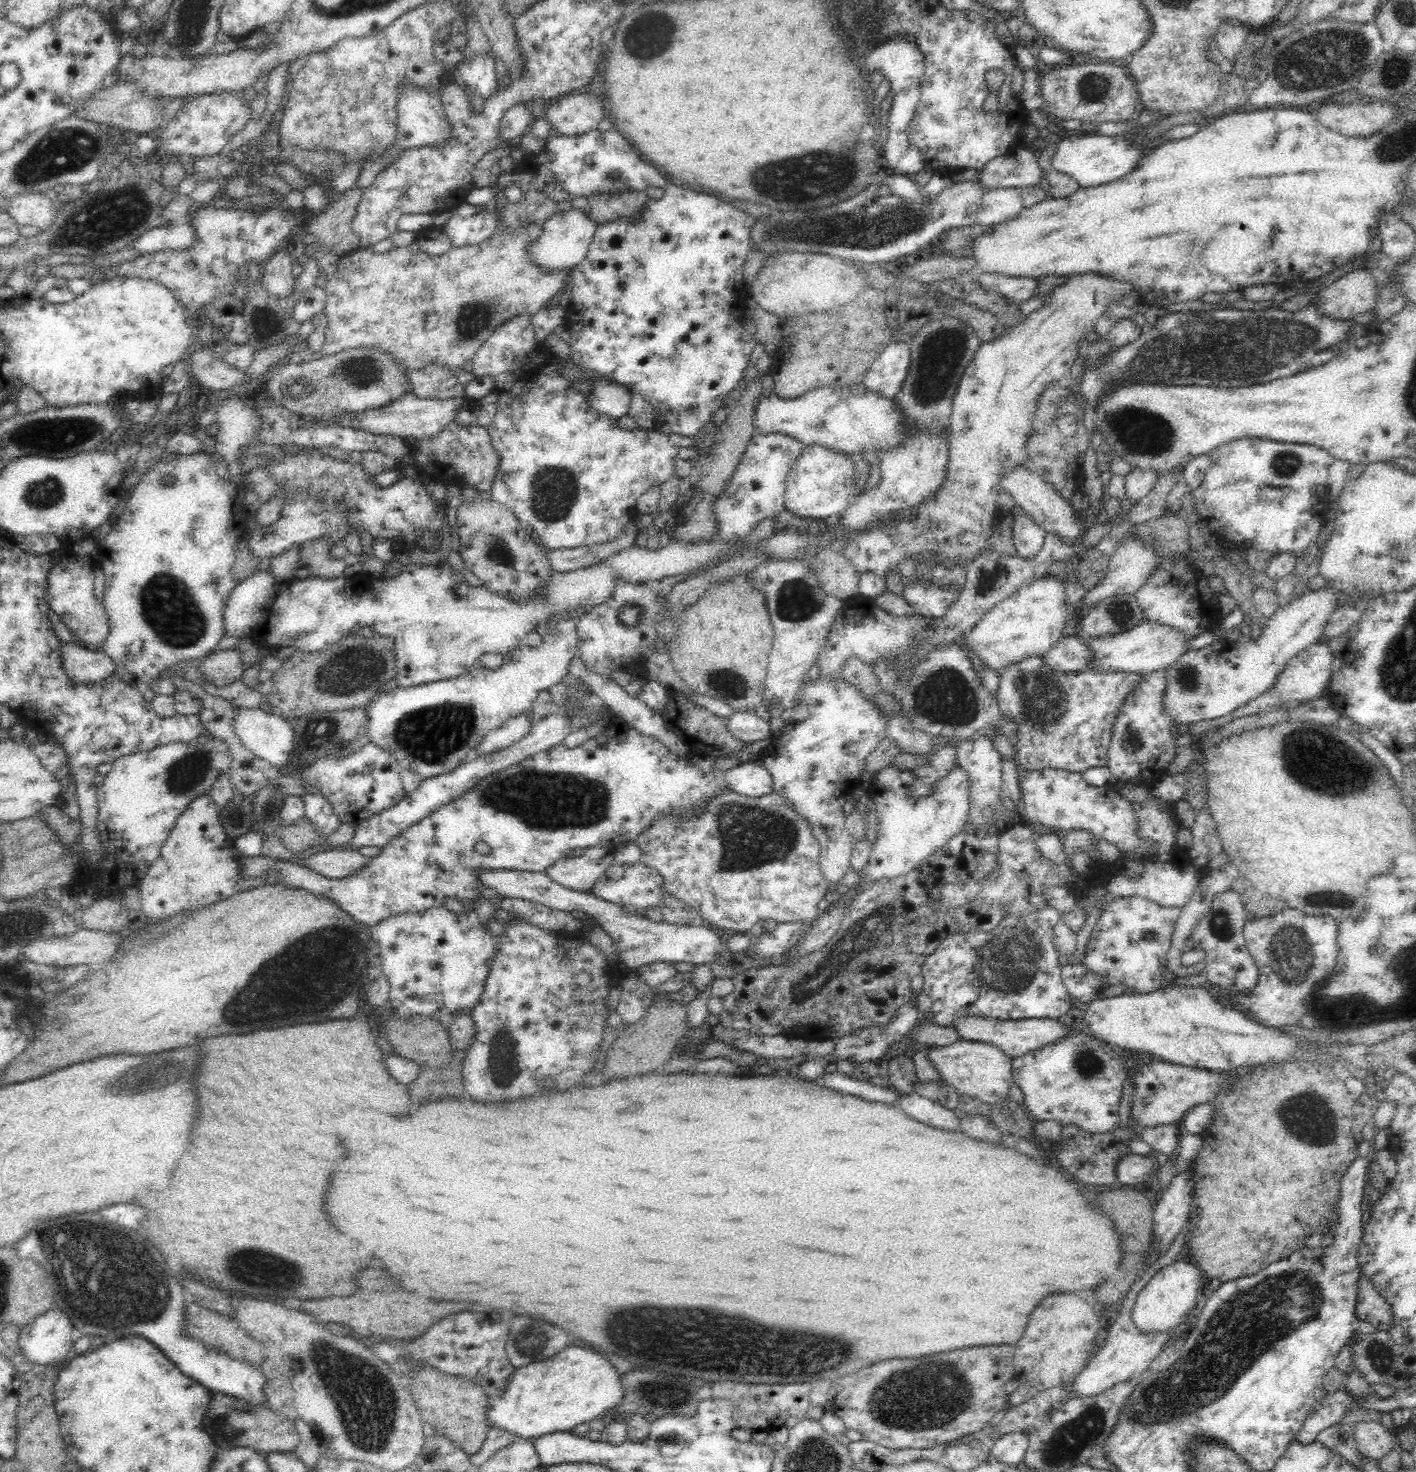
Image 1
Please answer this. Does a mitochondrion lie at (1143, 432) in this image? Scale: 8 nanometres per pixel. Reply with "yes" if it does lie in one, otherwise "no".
yes

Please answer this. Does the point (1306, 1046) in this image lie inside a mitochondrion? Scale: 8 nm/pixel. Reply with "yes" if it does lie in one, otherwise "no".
no

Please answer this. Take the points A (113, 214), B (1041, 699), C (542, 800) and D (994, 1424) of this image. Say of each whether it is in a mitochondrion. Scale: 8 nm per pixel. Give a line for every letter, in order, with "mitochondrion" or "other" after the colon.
A: mitochondrion
B: mitochondrion
C: mitochondrion
D: other

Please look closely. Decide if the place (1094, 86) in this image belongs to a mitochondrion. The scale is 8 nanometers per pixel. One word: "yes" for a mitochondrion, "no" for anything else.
yes

